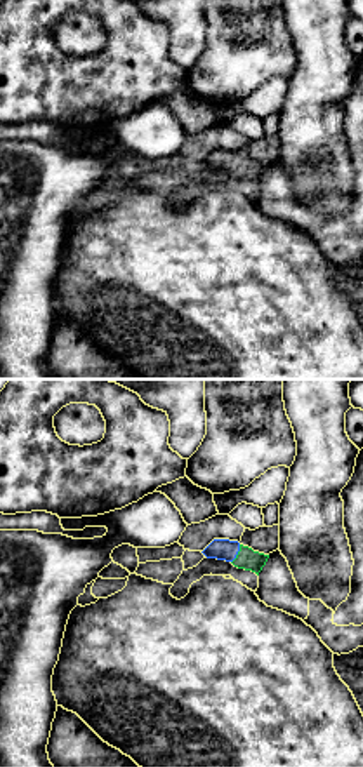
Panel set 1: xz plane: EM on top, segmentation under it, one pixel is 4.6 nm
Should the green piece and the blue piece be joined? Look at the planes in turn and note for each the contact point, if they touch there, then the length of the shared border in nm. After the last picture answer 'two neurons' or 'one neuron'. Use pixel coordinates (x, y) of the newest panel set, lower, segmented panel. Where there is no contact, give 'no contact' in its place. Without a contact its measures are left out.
meets green at (238, 553); contact 100 nm long

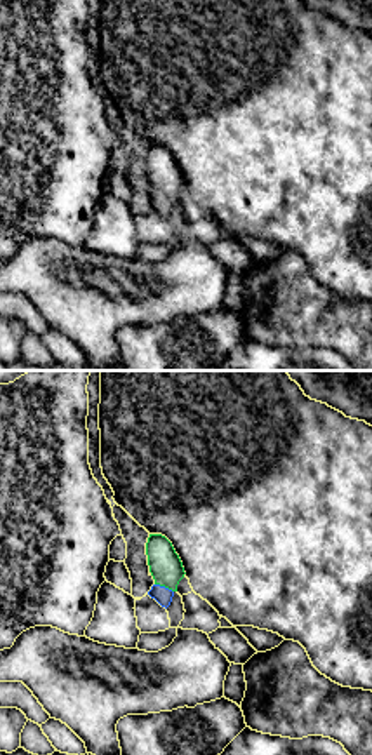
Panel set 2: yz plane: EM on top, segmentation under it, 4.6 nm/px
meets green at (164, 585); contact 100 nm long

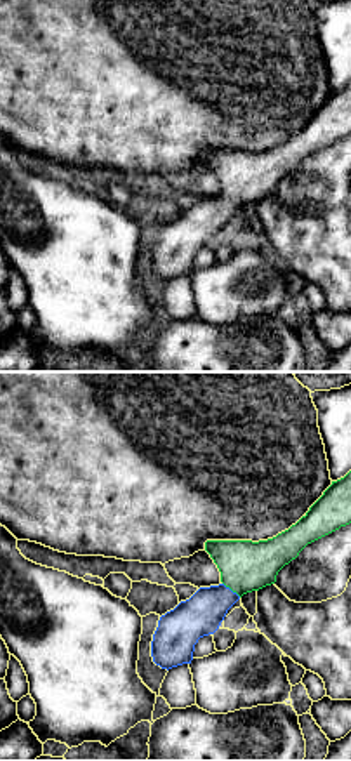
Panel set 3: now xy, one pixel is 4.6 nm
meets green at (231, 589); contact 110 nm long

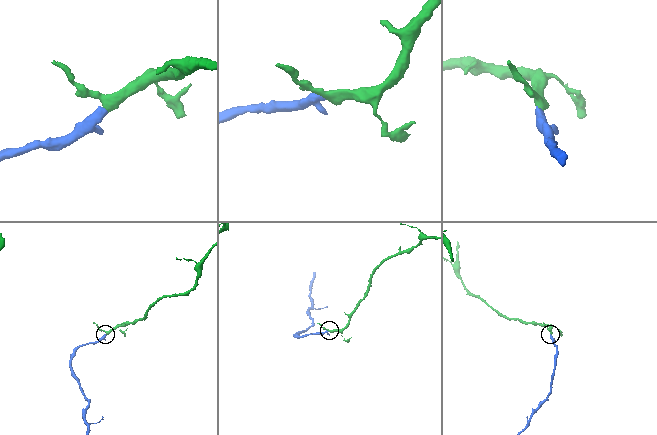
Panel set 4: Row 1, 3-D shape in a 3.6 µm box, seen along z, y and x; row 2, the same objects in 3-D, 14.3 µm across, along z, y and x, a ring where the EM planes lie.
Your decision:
one neuron

